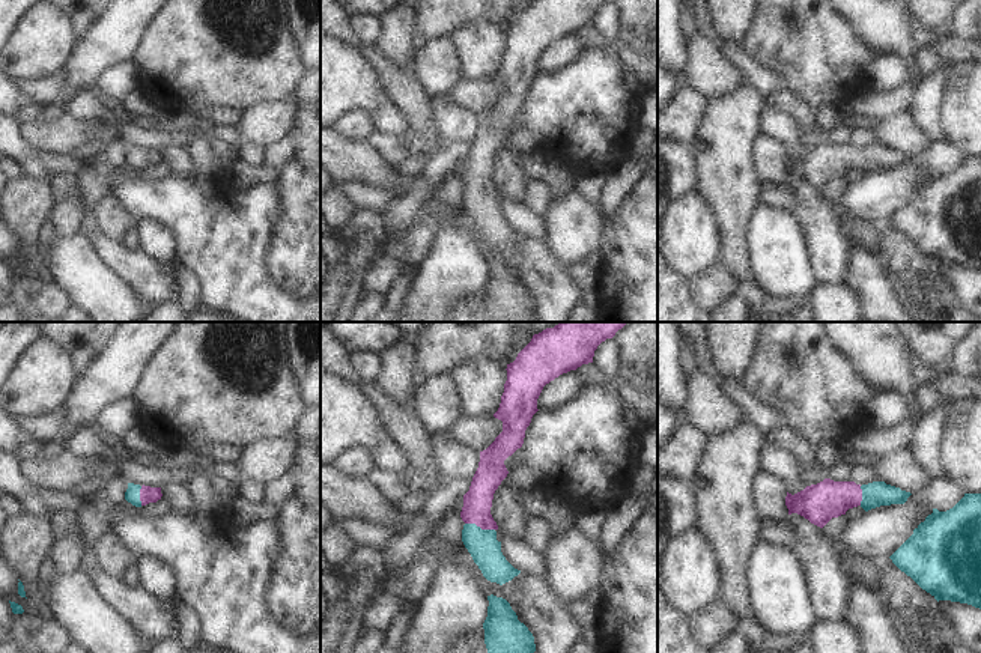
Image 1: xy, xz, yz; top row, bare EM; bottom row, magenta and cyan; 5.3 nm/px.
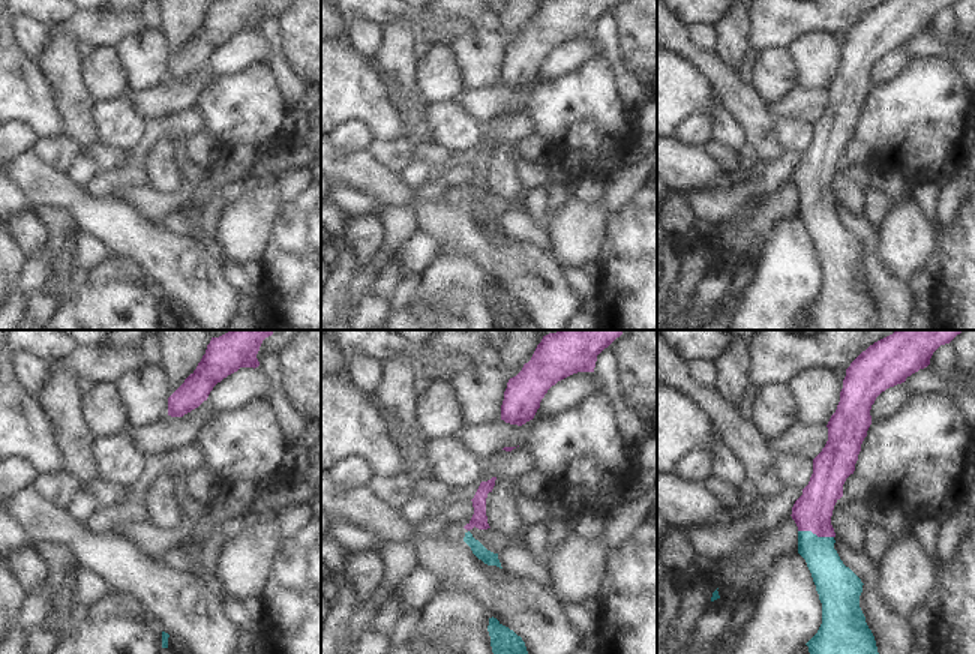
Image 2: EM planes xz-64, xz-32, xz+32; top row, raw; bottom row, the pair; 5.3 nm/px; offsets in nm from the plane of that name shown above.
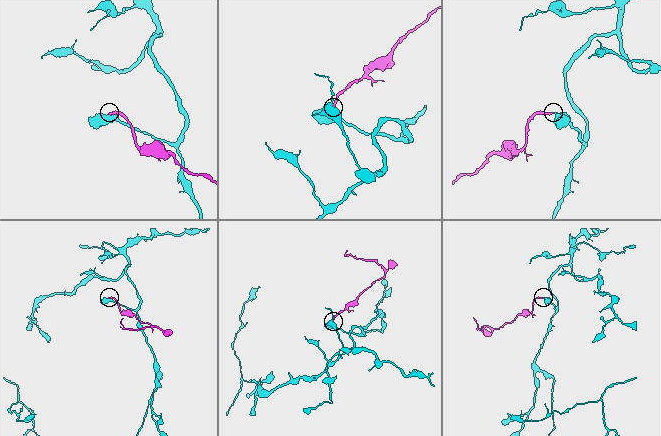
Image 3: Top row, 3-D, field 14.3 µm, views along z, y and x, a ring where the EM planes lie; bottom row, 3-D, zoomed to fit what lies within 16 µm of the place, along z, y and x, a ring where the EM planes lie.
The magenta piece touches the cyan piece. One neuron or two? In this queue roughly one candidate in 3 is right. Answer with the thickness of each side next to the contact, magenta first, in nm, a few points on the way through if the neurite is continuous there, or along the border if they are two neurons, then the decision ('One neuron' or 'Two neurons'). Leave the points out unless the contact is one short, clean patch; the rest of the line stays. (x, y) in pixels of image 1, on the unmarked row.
Thickness 160 nm (magenta) against 160 nm. Path across: xz (477, 164), (480, 190), (480, 205), (483, 209). One neuron.

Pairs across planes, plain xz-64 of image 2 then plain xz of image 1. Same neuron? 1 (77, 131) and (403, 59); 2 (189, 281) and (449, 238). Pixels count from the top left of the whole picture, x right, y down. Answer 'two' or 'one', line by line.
1: one
2: two

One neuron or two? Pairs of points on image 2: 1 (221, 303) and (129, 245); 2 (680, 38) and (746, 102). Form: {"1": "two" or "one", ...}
{"1": "one", "2": "one"}

